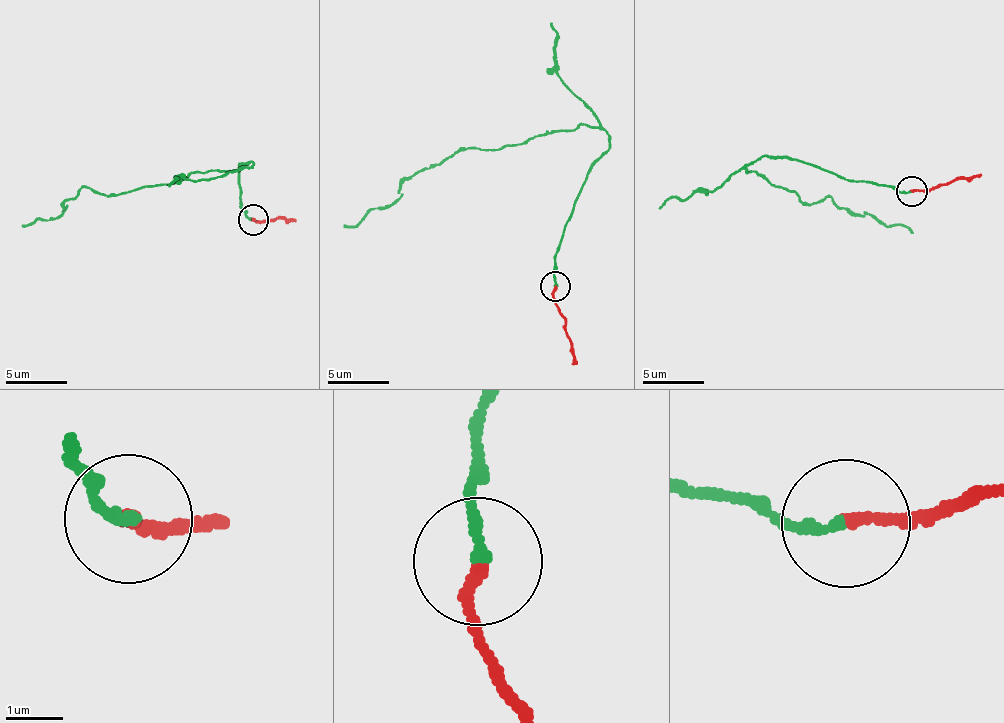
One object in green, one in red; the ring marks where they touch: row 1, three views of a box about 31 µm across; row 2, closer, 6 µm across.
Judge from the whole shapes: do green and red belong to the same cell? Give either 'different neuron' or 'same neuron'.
same neuron

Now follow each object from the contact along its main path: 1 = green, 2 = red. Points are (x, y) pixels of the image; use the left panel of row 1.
1: (254, 220), (239, 206), (240, 165), (253, 164), (110, 195), (80, 187), (60, 215), (22, 226)
2: (254, 220), (289, 218)

